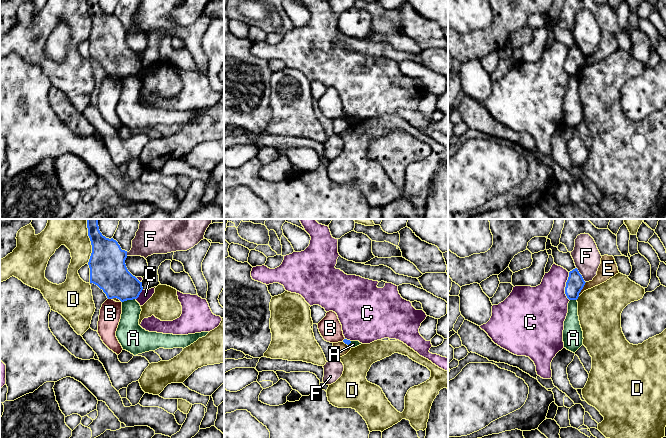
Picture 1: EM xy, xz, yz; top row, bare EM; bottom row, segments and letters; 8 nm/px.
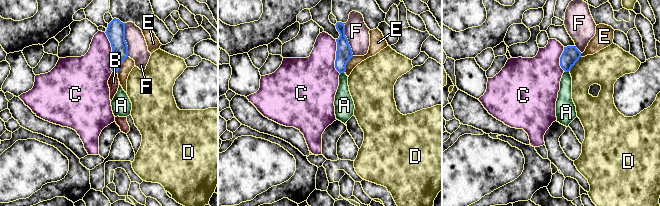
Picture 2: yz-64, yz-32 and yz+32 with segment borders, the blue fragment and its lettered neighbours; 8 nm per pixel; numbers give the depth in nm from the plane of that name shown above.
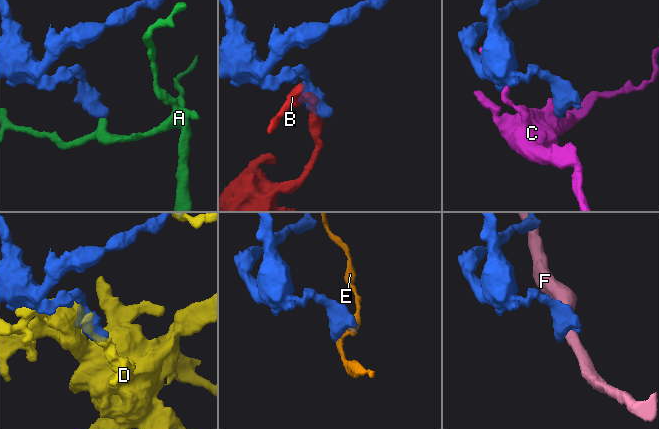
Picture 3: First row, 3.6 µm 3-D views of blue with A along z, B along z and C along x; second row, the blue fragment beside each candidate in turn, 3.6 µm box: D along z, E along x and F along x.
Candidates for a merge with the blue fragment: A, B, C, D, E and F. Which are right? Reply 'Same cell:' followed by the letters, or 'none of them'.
Same cell: none of them

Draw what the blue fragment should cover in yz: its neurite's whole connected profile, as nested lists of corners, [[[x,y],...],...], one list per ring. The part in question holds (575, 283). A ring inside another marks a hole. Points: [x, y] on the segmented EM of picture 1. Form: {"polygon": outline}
{"polygon": [[[575,268],[569,272],[569,277],[566,282],[565,294],[569,300],[577,300],[579,293],[585,285],[585,281],[578,269]]]}

